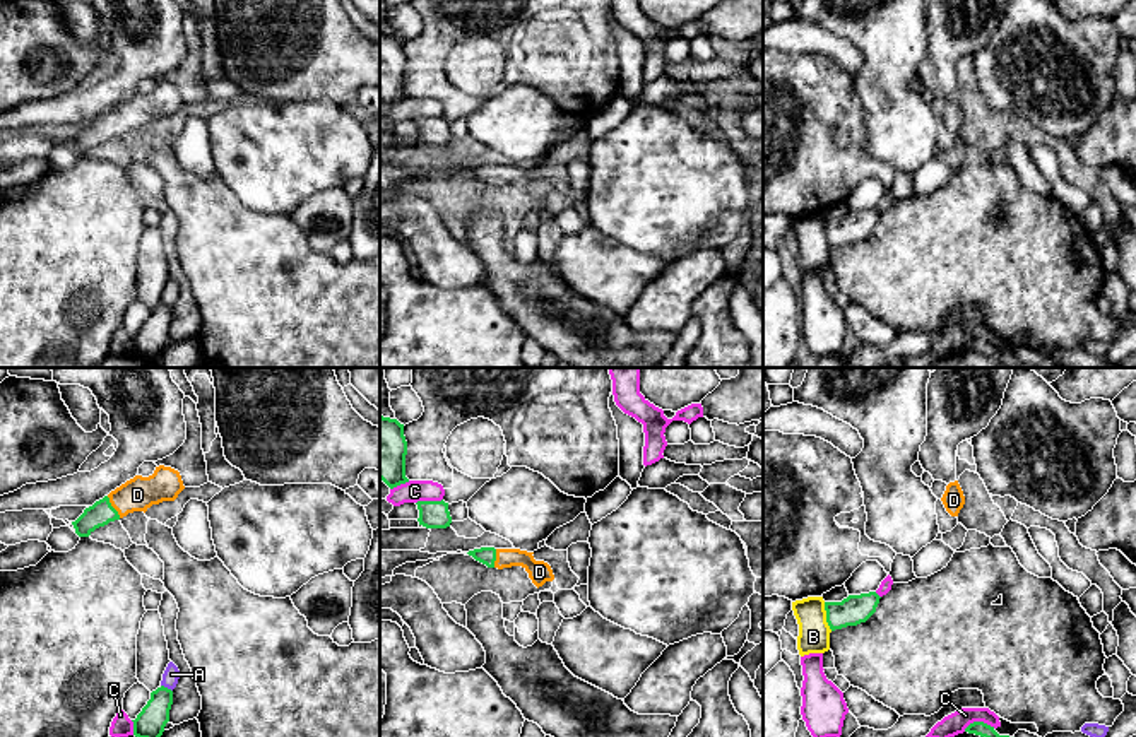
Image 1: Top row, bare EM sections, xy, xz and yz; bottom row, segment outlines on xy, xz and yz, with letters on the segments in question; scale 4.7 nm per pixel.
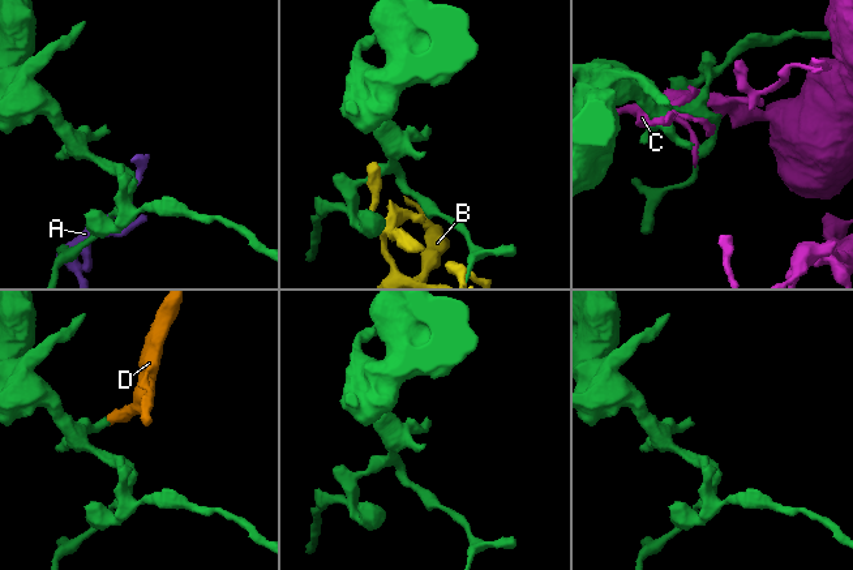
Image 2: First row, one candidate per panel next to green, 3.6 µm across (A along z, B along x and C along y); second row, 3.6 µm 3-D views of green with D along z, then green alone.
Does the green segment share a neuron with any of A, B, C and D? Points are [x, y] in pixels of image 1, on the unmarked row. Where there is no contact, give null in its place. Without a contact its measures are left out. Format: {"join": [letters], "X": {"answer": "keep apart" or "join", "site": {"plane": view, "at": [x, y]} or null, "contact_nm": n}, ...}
{"join": ["D"], "A": {"answer": "keep apart", "site": {"plane": "xy", "at": [166, 305]}, "contact_nm": 70}, "B": {"answer": "keep apart", "site": {"plane": "yz", "at": [827, 233]}, "contact_nm": 140}, "C": {"answer": "keep apart", "site": {"plane": "xz", "at": [428, 118]}, "contact_nm": 130}, "D": {"answer": "join", "site": {"plane": "xy", "at": [112, 123]}, "contact_nm": 120}}

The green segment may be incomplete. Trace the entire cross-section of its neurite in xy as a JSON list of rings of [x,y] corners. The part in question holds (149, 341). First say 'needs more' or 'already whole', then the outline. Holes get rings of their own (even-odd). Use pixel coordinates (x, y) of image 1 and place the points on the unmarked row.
already whole | [[[161,303],[151,310],[151,316],[142,325],[133,339],[133,352],[157,361],[169,339],[169,327],[173,321],[173,308]]]

